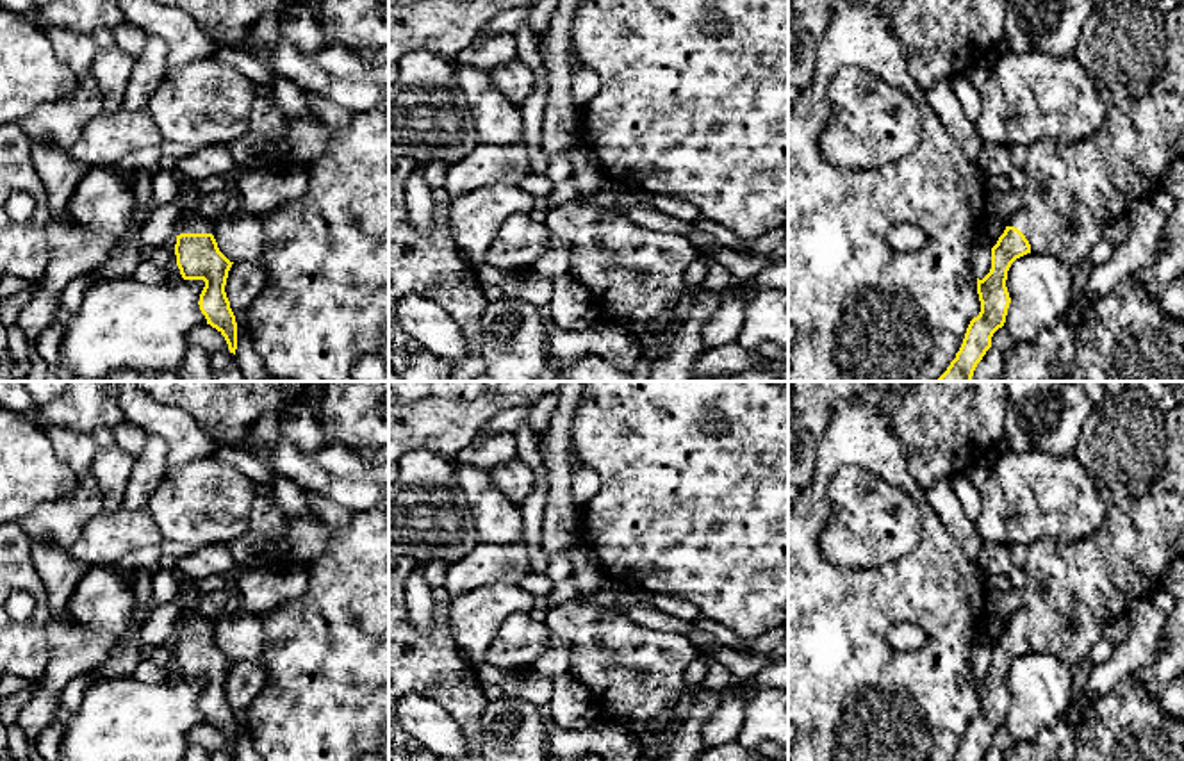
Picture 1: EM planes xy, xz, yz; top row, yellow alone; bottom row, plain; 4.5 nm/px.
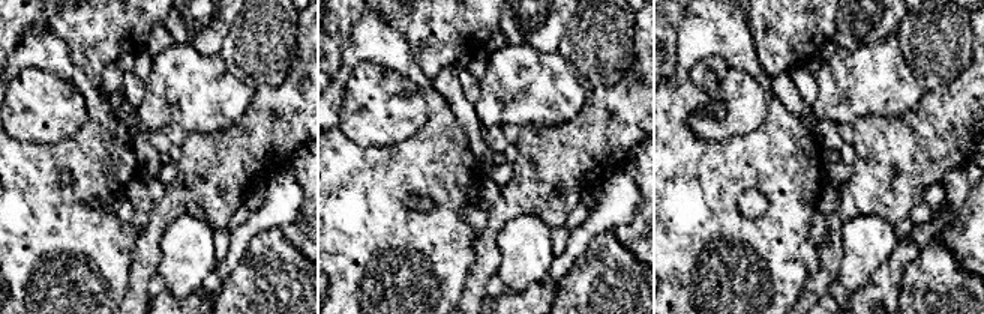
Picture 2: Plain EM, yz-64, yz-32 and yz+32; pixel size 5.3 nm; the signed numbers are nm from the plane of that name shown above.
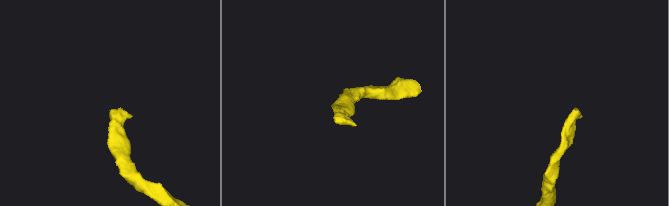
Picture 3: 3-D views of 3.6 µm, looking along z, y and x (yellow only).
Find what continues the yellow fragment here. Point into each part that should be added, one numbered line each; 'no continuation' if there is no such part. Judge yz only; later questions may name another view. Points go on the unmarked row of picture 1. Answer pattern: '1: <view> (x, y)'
1: yz (1074, 589)

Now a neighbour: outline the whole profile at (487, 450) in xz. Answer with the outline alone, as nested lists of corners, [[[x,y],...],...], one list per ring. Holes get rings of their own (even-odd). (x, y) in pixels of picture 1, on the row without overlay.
[[[481,431],[455,456],[455,462],[490,472],[494,467],[510,463],[515,458],[517,440],[514,433]]]

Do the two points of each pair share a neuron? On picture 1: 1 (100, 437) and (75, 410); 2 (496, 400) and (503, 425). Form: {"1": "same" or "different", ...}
{"1": "different", "2": "different"}

